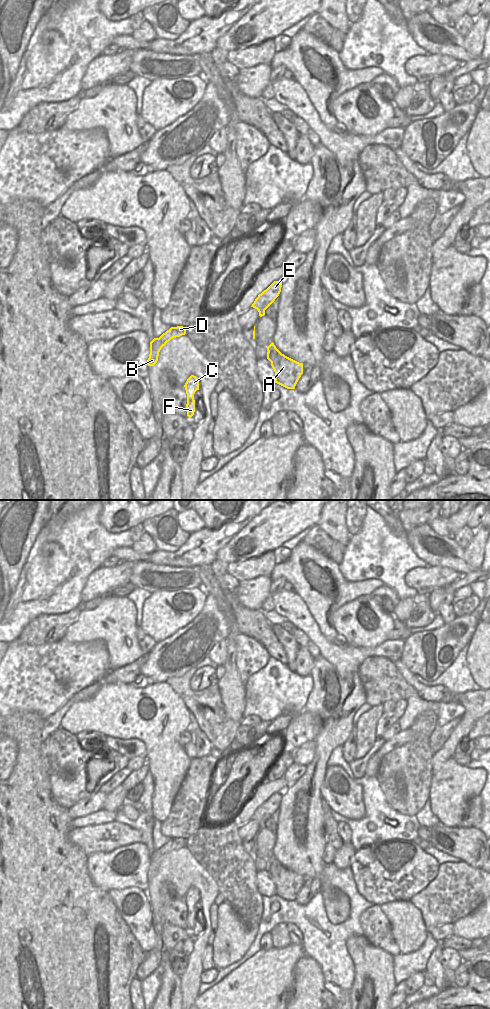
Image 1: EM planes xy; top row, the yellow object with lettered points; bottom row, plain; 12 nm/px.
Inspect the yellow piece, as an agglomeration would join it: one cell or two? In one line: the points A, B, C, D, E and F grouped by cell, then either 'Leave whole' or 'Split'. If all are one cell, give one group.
Groups: A B C D F / E. Split.

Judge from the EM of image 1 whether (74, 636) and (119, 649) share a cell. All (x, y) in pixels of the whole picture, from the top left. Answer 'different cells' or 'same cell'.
same cell

